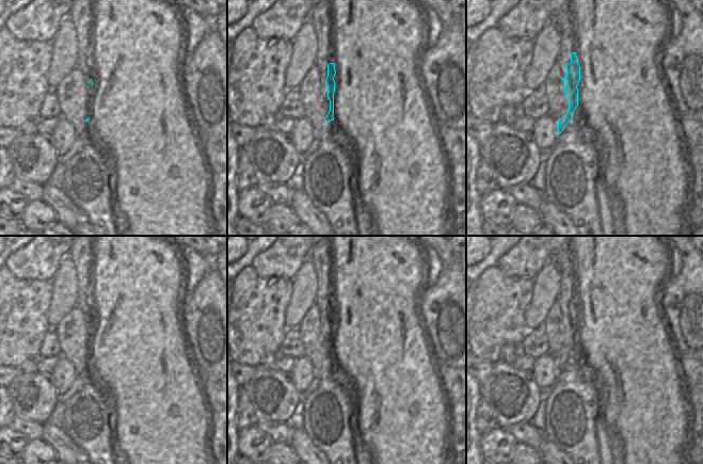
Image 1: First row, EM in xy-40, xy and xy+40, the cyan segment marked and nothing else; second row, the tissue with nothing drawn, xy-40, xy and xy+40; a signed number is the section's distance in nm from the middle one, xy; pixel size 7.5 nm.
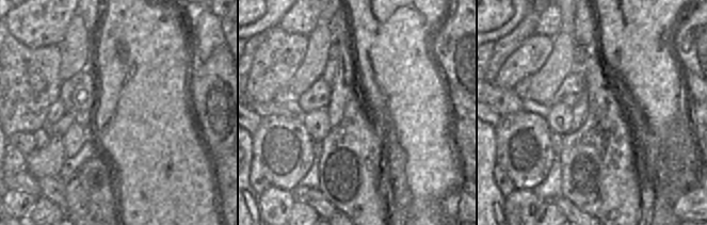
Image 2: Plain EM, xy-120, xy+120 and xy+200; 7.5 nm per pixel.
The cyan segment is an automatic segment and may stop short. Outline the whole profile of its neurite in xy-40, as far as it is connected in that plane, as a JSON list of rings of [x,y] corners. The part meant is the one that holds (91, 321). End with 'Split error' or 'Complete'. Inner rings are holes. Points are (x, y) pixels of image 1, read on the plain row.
[[[74,236],[67,257],[70,257],[78,275],[78,299],[76,306],[84,314],[85,335],[93,332],[91,318],[92,278],[86,276],[86,270],[92,268],[92,236]]]. Split error

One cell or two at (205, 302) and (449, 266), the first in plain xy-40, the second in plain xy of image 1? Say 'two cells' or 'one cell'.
one cell

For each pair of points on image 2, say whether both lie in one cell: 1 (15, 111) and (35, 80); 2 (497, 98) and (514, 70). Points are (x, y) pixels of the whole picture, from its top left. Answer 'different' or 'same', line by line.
1: same
2: different

